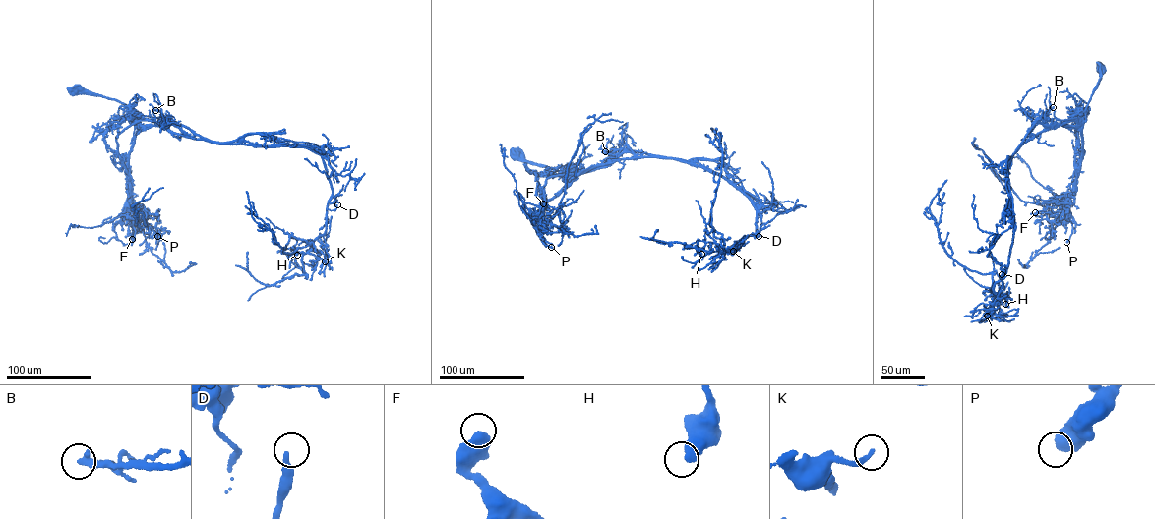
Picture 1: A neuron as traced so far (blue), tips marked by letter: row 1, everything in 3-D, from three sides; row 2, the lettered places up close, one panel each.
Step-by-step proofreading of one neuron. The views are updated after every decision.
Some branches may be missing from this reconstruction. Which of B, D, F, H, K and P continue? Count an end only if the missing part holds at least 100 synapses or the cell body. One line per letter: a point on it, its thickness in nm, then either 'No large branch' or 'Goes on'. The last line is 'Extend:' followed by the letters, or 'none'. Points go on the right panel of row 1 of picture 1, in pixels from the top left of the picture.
B: Place: (1053, 107). Thickness 240 nm. No large branch
D: Place: (1002, 274). Thickness 280 nm. No large branch
F: Place: (1035, 212). Thickness 440 nm. No large branch
H: Place: (1005, 304). Thickness 550 nm. No large branch
K: Place: (987, 316). Thickness 240 nm. No large branch
P: Place: (1066, 242). Thickness 600 nm. No large branch
Extend: none

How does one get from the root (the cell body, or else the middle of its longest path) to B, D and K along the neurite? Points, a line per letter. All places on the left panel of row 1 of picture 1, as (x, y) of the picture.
B: (75, 90), (116, 99), (125, 104), (135, 117), (164, 121), (160, 111), (155, 110)
D: (75, 90), (116, 99), (134, 116), (186, 137), (308, 148), (321, 155), (332, 187), (327, 208), (337, 204)
K: (75, 90), (116, 99), (184, 136), (320, 155), (332, 194), (326, 234), (313, 244), (325, 261)

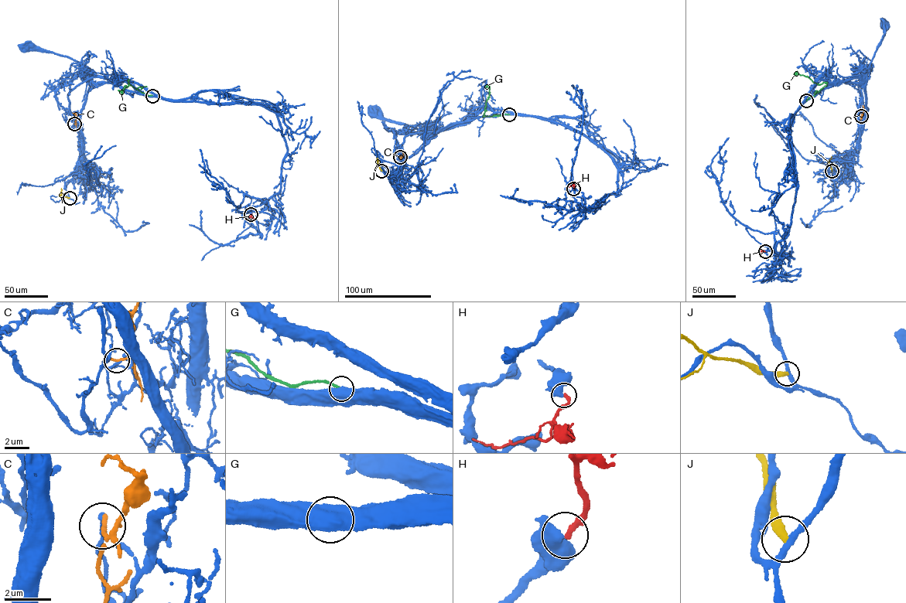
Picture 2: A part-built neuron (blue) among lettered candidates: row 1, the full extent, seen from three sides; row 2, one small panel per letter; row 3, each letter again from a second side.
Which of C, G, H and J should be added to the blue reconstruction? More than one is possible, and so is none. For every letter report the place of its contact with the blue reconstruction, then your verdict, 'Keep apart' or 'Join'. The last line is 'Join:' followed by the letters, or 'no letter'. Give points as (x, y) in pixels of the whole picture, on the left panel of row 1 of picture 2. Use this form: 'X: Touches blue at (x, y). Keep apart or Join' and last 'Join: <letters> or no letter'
C: Touches blue at (74, 124). Keep apart
G: Touches blue at (152, 96). Keep apart
H: Touches blue at (251, 214). Keep apart
J: Touches blue at (70, 198). Keep apart
Join: no letter

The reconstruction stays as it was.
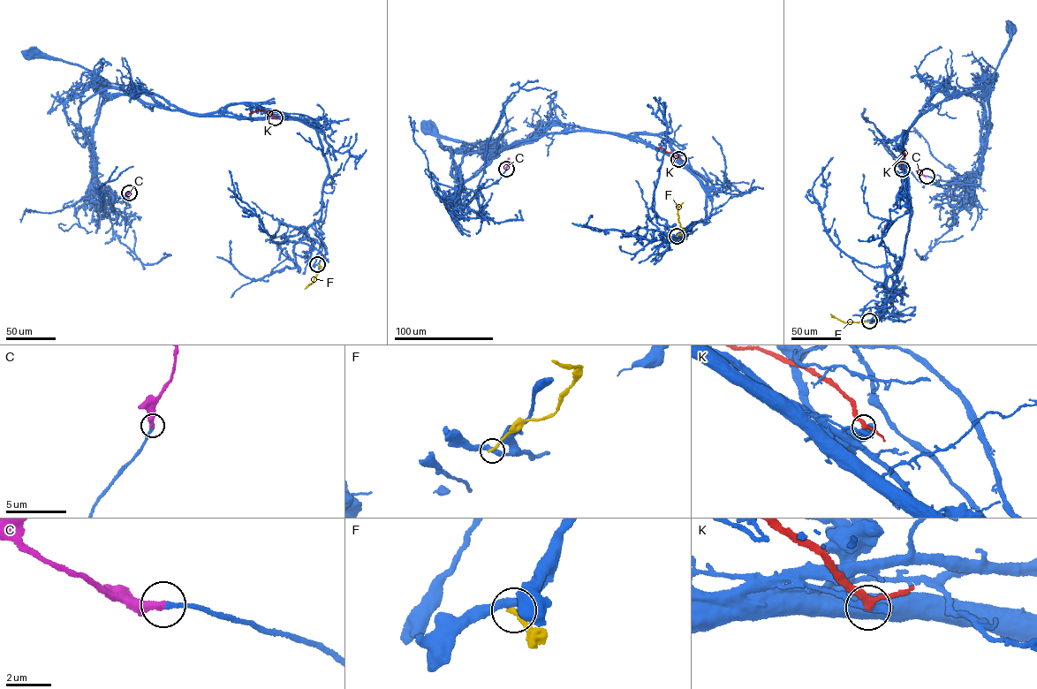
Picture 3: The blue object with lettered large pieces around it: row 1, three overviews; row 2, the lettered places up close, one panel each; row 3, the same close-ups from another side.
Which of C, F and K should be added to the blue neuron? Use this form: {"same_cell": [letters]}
{"same_cell": ["C"]}

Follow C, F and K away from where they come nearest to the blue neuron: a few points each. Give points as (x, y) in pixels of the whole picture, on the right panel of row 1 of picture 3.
C: (927, 176), (916, 170)
F: (869, 321), (845, 322), (830, 314)
K: (902, 169), (904, 151)

